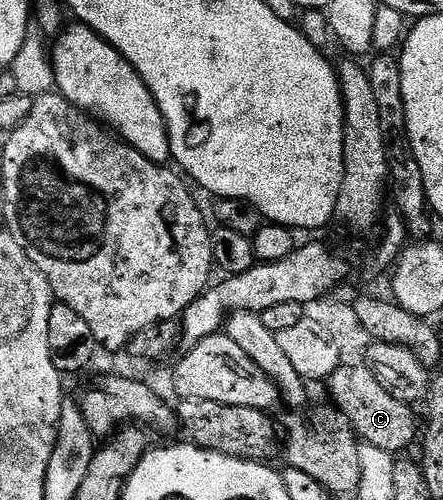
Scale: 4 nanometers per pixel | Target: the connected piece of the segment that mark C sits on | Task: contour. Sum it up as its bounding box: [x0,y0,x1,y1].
[329,363,416,454]

